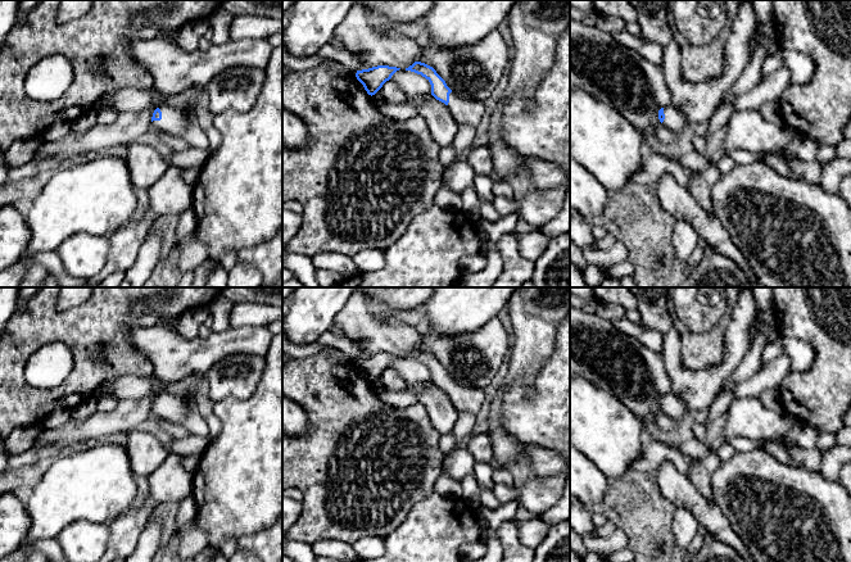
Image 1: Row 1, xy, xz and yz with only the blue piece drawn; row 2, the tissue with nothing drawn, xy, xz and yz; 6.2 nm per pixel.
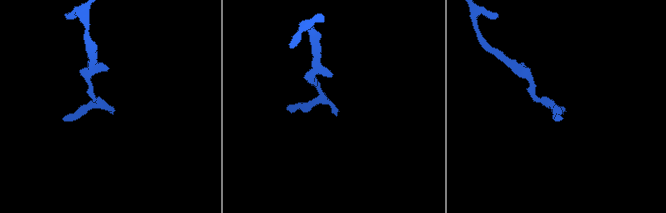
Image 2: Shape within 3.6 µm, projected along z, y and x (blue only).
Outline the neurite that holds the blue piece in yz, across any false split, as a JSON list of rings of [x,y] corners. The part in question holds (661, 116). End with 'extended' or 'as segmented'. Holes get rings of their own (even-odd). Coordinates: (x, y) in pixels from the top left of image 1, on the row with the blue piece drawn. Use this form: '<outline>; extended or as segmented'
[[[671,104],[658,110],[658,119],[674,135],[682,135],[684,131],[691,130],[684,114]]]; extended

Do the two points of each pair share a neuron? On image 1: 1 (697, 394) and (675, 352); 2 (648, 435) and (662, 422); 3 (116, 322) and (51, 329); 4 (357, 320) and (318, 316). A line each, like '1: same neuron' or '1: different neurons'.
1: same neuron
2: different neurons
3: same neuron
4: different neurons

